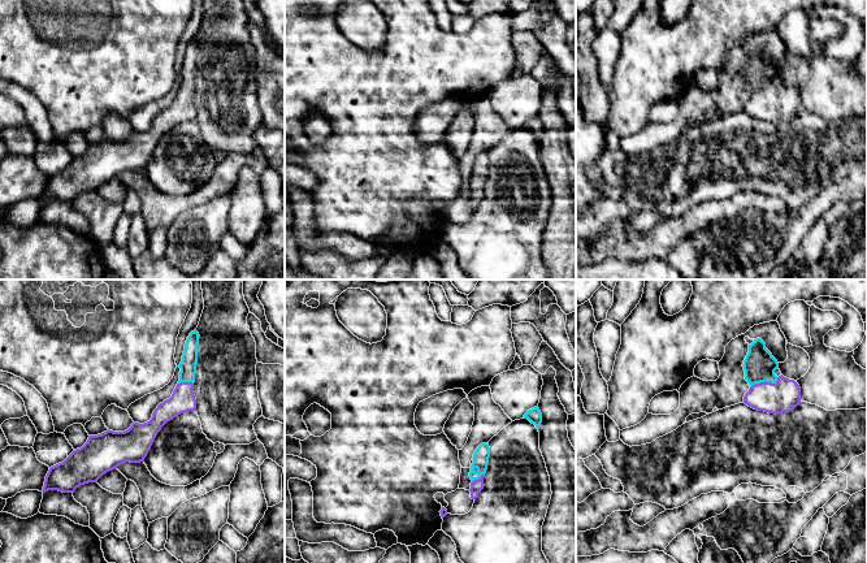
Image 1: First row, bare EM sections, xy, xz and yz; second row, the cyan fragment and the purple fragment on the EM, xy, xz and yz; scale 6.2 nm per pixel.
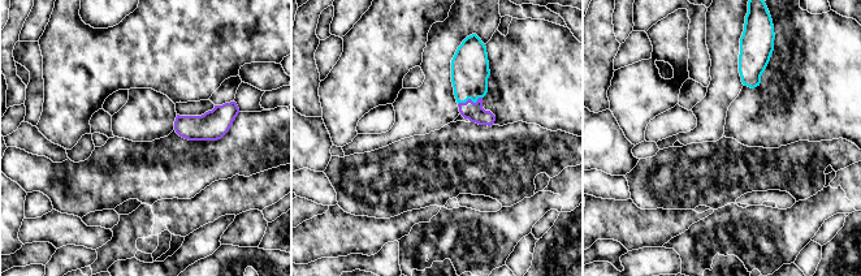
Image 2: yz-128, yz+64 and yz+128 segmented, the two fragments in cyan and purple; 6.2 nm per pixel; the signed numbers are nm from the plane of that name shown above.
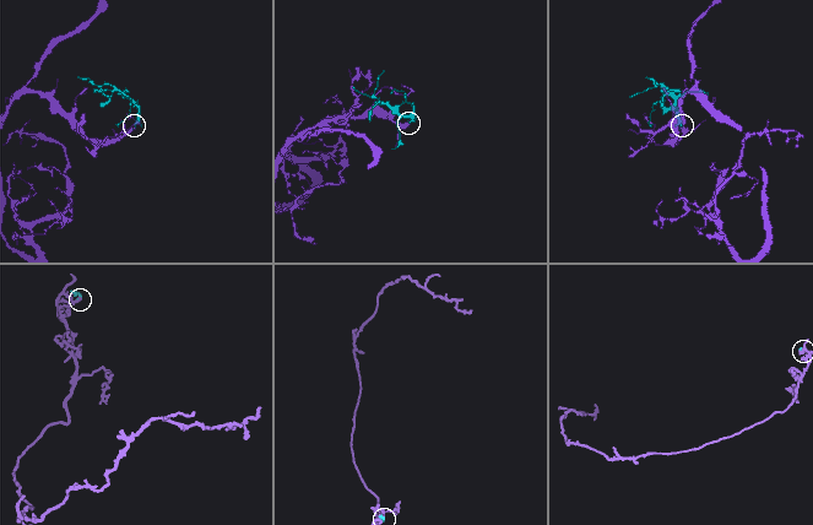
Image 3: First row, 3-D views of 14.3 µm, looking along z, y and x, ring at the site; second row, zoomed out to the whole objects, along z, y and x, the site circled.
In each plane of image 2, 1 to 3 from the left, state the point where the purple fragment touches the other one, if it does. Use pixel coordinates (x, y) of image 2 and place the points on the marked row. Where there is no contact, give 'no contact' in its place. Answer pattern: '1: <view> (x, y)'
1: no contact
2: yz+64 (470, 98)
3: no contact

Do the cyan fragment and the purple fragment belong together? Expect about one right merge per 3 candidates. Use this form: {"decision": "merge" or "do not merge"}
{"decision": "merge"}

